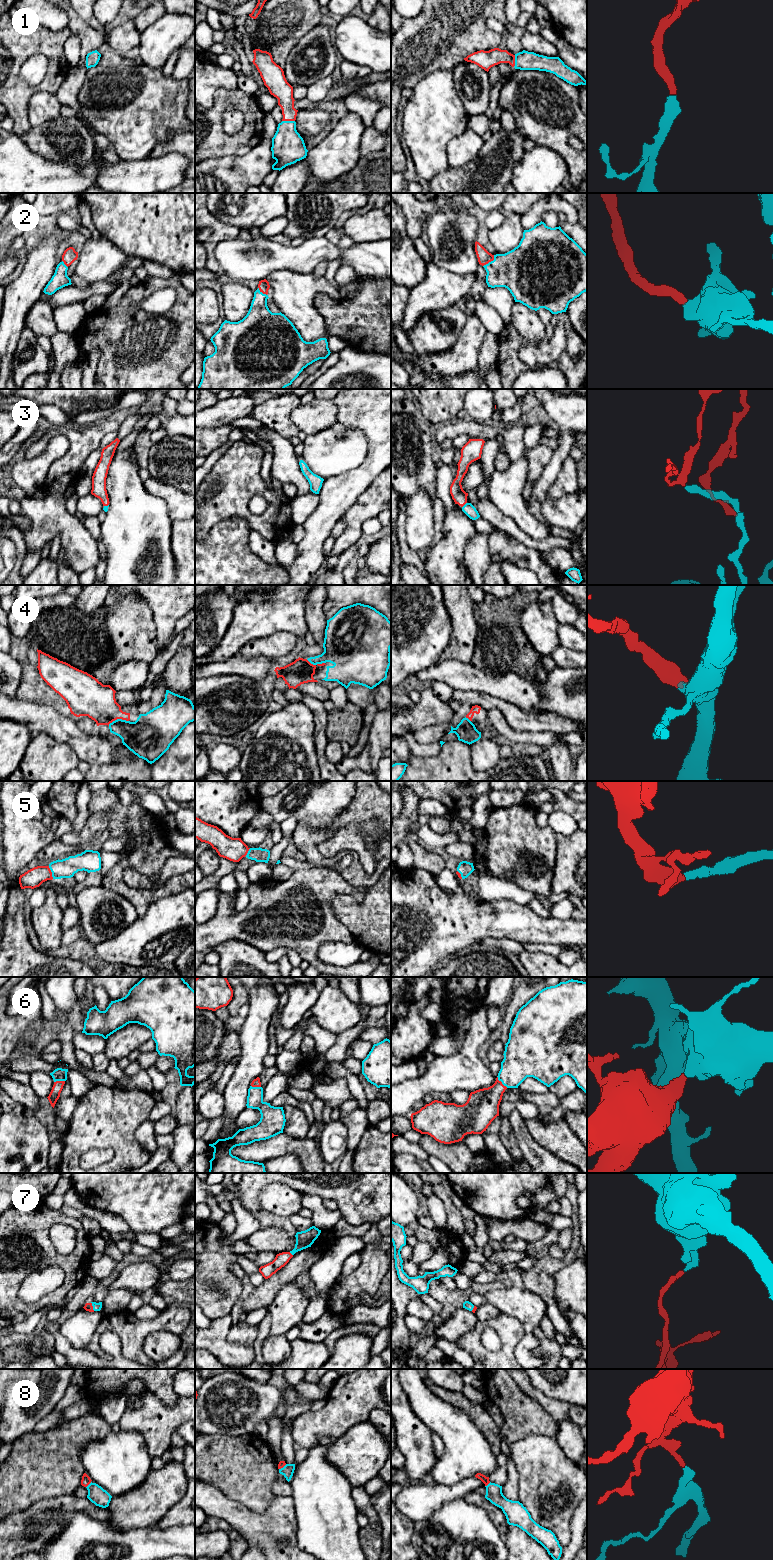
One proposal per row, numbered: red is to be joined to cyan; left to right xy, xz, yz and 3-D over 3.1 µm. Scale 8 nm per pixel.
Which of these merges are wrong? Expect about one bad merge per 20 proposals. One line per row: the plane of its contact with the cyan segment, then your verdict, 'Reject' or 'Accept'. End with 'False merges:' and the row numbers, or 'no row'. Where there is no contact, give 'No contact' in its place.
1: Touches cyan in xz. Accept
2: Touches cyan in yz. Accept
3: Touches cyan in yz. Accept
4: Touches cyan in xy. Accept
5: Touches cyan in xy. Accept
6: Touches cyan in yz. Accept
7: Touches cyan in xy. Accept
8: Touches cyan in xy. Accept
False merges: no row

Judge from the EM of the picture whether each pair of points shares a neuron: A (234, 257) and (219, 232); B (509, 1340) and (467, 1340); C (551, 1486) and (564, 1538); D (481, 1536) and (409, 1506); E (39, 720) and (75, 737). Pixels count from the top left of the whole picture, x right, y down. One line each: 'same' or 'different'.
A: different
B: same
C: same
D: different
E: same

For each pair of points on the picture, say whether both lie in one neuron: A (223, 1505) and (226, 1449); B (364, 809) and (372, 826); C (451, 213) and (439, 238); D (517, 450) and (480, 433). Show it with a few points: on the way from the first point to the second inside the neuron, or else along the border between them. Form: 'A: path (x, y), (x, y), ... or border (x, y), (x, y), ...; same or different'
A: border (205, 1481), (218, 1487), (229, 1497), (244, 1505); different
B: border (380, 821), (366, 820), (357, 825); different
C: path (457, 221), (457, 229), (447, 238); same
D: path (509, 440), (501, 432), (490, 432); same

